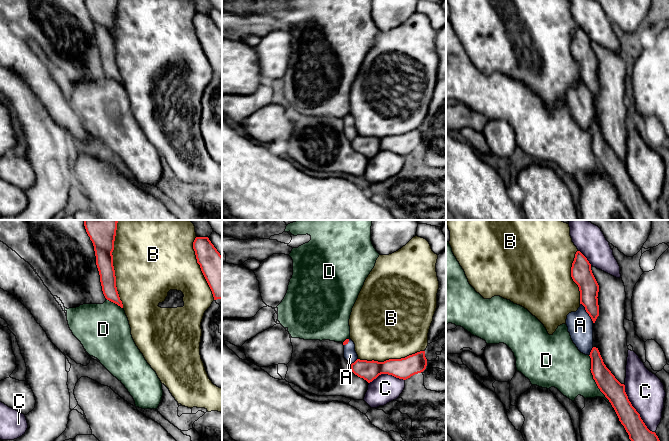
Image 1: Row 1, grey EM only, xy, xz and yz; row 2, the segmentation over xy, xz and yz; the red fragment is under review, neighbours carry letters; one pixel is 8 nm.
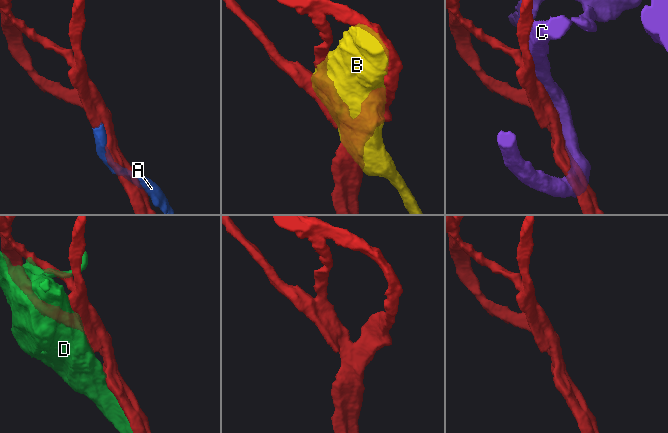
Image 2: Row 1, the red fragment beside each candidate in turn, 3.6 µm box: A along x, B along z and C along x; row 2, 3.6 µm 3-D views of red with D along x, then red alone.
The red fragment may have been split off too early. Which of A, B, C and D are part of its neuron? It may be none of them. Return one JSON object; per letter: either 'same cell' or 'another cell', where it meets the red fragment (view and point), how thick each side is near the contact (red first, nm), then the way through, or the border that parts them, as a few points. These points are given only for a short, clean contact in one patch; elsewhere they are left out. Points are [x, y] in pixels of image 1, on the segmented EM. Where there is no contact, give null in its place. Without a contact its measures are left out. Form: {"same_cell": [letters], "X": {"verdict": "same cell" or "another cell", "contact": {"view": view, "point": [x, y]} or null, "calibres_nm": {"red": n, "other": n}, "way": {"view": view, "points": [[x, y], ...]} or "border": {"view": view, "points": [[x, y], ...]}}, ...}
{"same_cell": ["A"], "A": {"verdict": "same cell", "contact": {"view": "yz", "point": [587, 312]}, "calibres_nm": {"red": 160, "other": 200}}, "B": {"verdict": "another cell", "contact": {"view": "xy", "point": [112, 264]}, "calibres_nm": {"red": 200, "other": 480}}, "C": {"verdict": "another cell", "contact": {"view": "yz", "point": [635, 409]}, "calibres_nm": {"red": 170, "other": 300}}, "D": {"verdict": "another cell", "contact": {"view": "yz", "point": [593, 378]}, "calibres_nm": {"red": 170, "other": 360}}}

